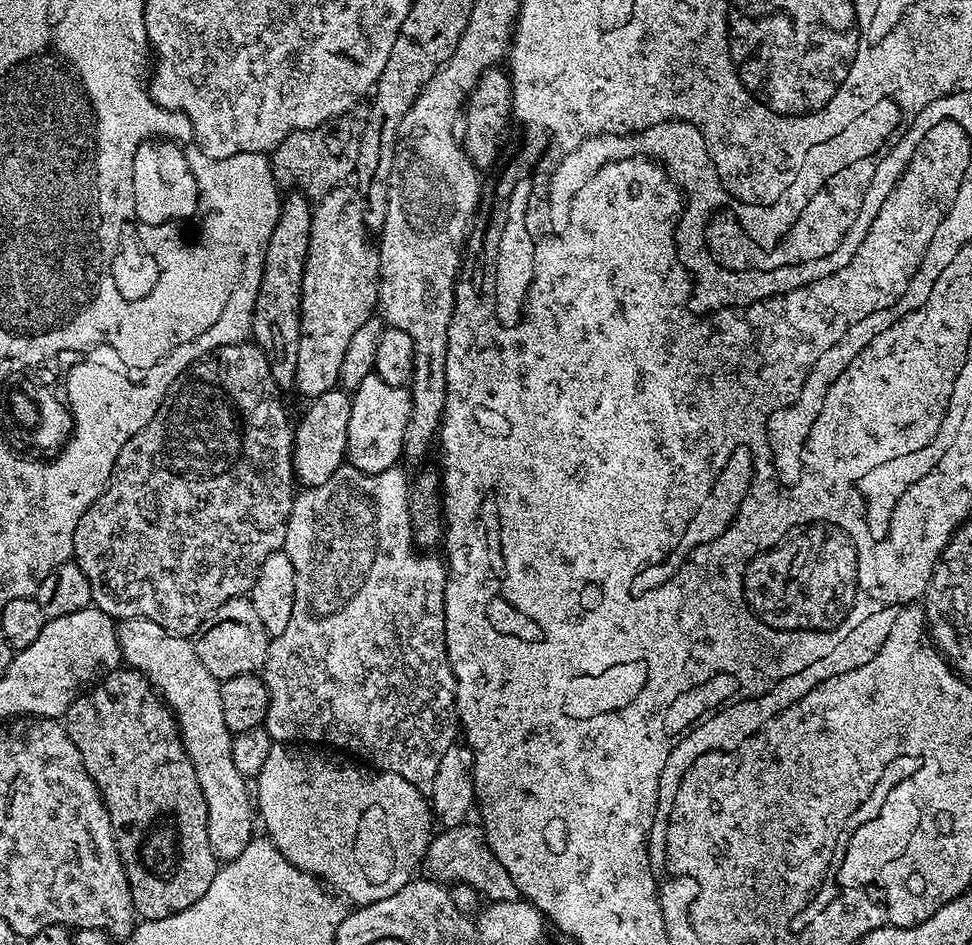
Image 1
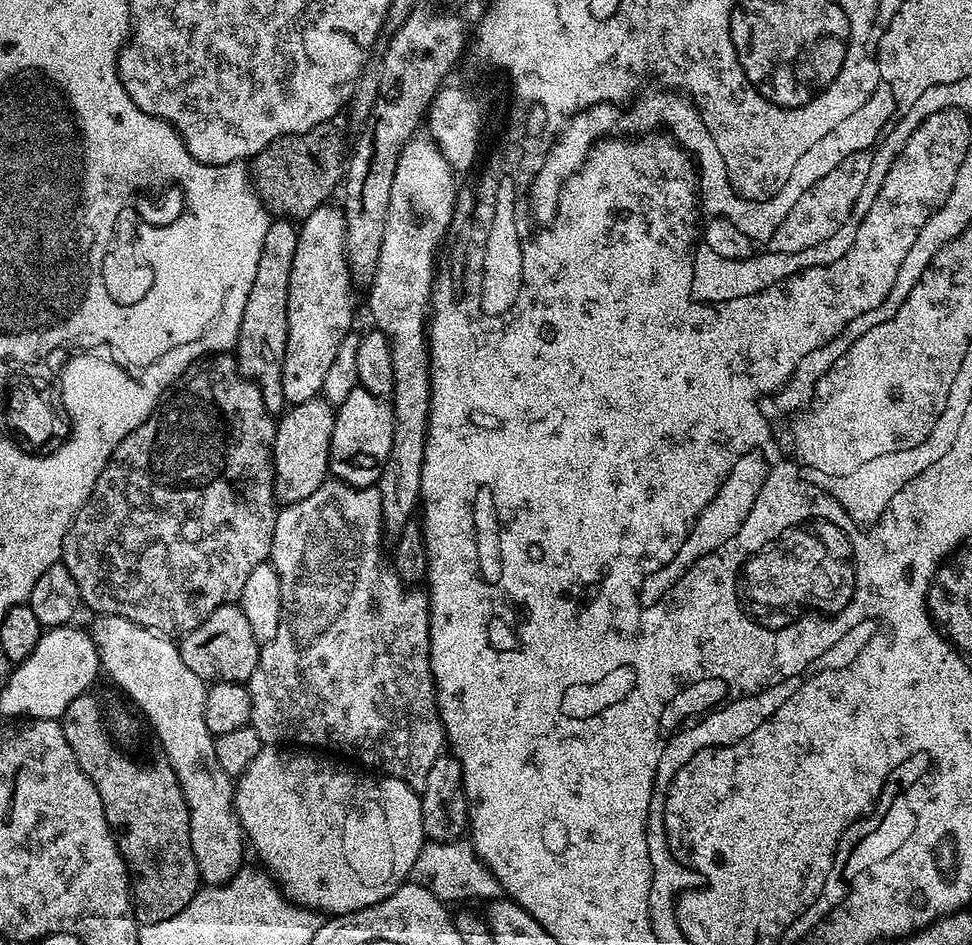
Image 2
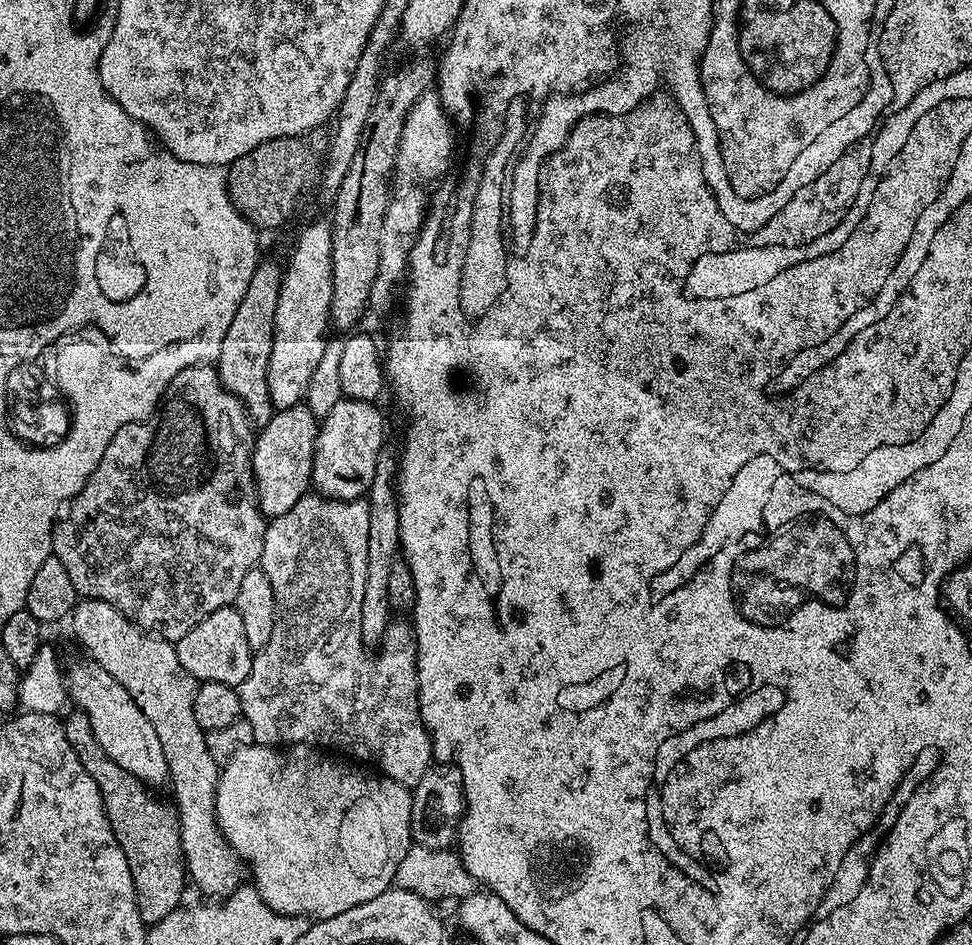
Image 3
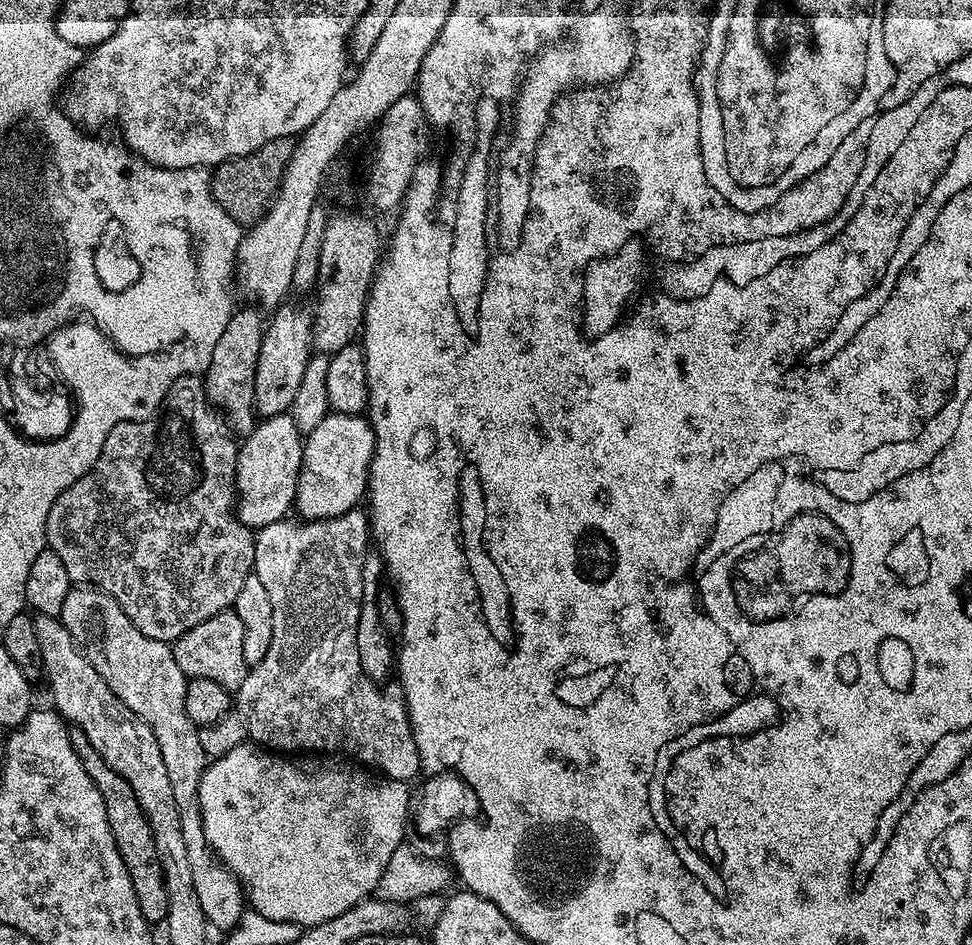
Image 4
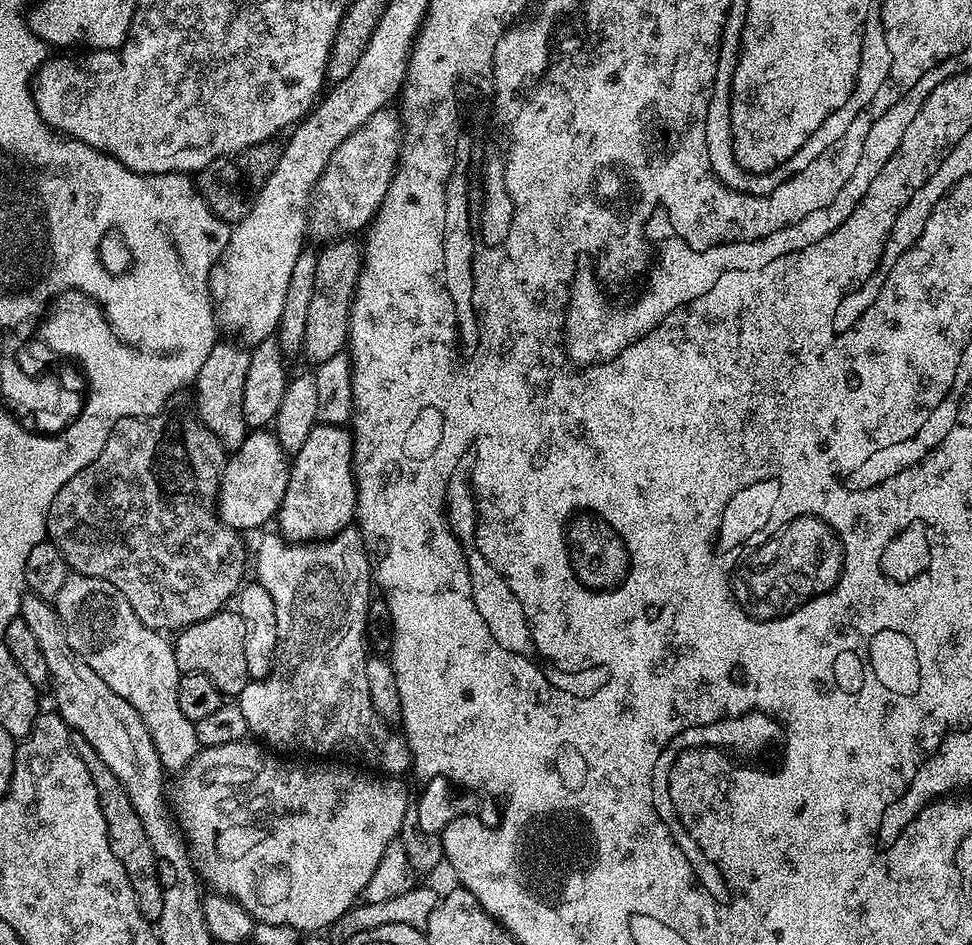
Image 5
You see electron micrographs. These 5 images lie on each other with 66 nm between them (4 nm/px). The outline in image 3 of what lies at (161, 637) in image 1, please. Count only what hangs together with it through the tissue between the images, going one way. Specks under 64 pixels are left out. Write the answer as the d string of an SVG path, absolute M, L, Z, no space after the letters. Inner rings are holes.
M81 599L72 609L70 623L76 640L85 648L87 655L106 670L106 674L114 674L122 686L134 698L138 710L150 718L154 731L158 734L158 742L162 742L162 754L166 754L166 766L171 799L177 814L180 815L180 854L184 858L186 876L189 881L196 883L196 888L201 892L201 897L211 898L216 902L223 902L234 890L246 880L246 865L230 846L230 842L220 832L216 821L216 787L220 777L221 765L216 764L211 758L209 748L204 741L205 732L198 726L194 718L194 694L198 687L198 681L182 668L178 660L175 647L169 641L162 640L158 636L151 635L142 628L137 628L123 616L114 606L110 606L101 600Z

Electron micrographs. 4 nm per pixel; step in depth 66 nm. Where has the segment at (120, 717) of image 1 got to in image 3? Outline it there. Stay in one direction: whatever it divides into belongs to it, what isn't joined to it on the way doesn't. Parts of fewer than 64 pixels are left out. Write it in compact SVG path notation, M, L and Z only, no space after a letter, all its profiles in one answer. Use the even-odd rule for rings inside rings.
M72 710L69 716L63 717L63 721L66 742L74 746L78 762L82 762L82 766L86 766L86 774L94 778L102 794L114 838L118 838L118 846L122 846L122 854L126 854L126 866L130 866L130 878L134 878L138 914L145 926L162 922L162 918L181 907L183 900L180 899L186 885L184 858L180 854L180 815L171 803L163 804L153 789L134 778L134 774L122 770L118 762L104 753L94 738L94 730L90 730L90 718L86 718L84 712Z

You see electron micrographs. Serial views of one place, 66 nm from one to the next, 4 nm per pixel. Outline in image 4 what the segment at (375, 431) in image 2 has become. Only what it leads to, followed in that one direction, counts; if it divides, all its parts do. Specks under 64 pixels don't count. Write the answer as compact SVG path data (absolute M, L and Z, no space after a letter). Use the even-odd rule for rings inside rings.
M329 411L327 415L322 417L309 432L307 429L303 437L304 453L298 474L298 490L294 508L305 520L325 520L353 511L359 505L356 503L359 500L361 503L368 491L368 468L372 465L372 455L376 445L372 425L360 414Z

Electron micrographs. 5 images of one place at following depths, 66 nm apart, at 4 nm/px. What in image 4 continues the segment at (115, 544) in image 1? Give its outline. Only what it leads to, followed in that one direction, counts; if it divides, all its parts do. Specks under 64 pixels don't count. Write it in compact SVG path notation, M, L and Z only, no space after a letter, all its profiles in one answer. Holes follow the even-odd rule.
M185 374L177 378L166 394L162 411L146 420L123 420L110 434L106 434L106 442L102 446L102 454L98 454L98 462L74 486L70 486L50 506L50 514L46 518L47 547L62 558L71 583L76 586L91 586L109 592L124 608L126 618L146 634L146 638L173 642L186 634L199 623L214 618L220 612L233 607L238 592L242 588L249 573L253 571L254 546L256 538L253 529L247 527L236 515L236 453L238 440L231 426L224 418L224 413L215 408L204 389L203 379L199 375Z

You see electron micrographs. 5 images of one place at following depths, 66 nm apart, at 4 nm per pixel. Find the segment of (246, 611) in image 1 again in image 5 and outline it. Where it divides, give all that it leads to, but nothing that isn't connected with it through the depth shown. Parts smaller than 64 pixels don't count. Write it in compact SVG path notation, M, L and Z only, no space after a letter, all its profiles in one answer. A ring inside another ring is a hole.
M230 608L216 612L200 623L181 629L175 637L177 640L172 644L180 672L206 674L218 686L221 695L228 698L239 697L242 690L250 683L244 662L244 636L244 620L236 610Z

